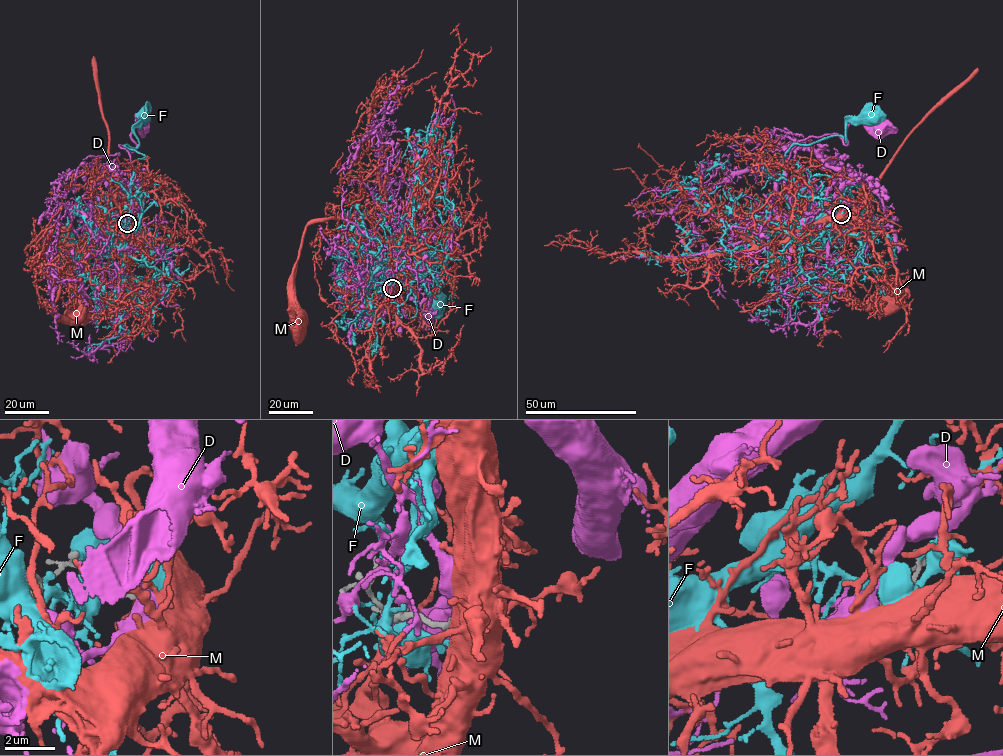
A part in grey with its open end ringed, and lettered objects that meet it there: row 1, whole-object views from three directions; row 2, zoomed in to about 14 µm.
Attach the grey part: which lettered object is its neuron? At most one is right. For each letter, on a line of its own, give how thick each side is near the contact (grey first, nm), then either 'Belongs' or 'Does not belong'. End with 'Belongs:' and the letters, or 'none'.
D: Thickness 320 nm (grey) against 300 nm. Does not belong
F: Thickness 320 nm (grey) against 500 nm. Does not belong
M: Thickness 320 nm (grey) against 700 nm. Belongs
Belongs: M

